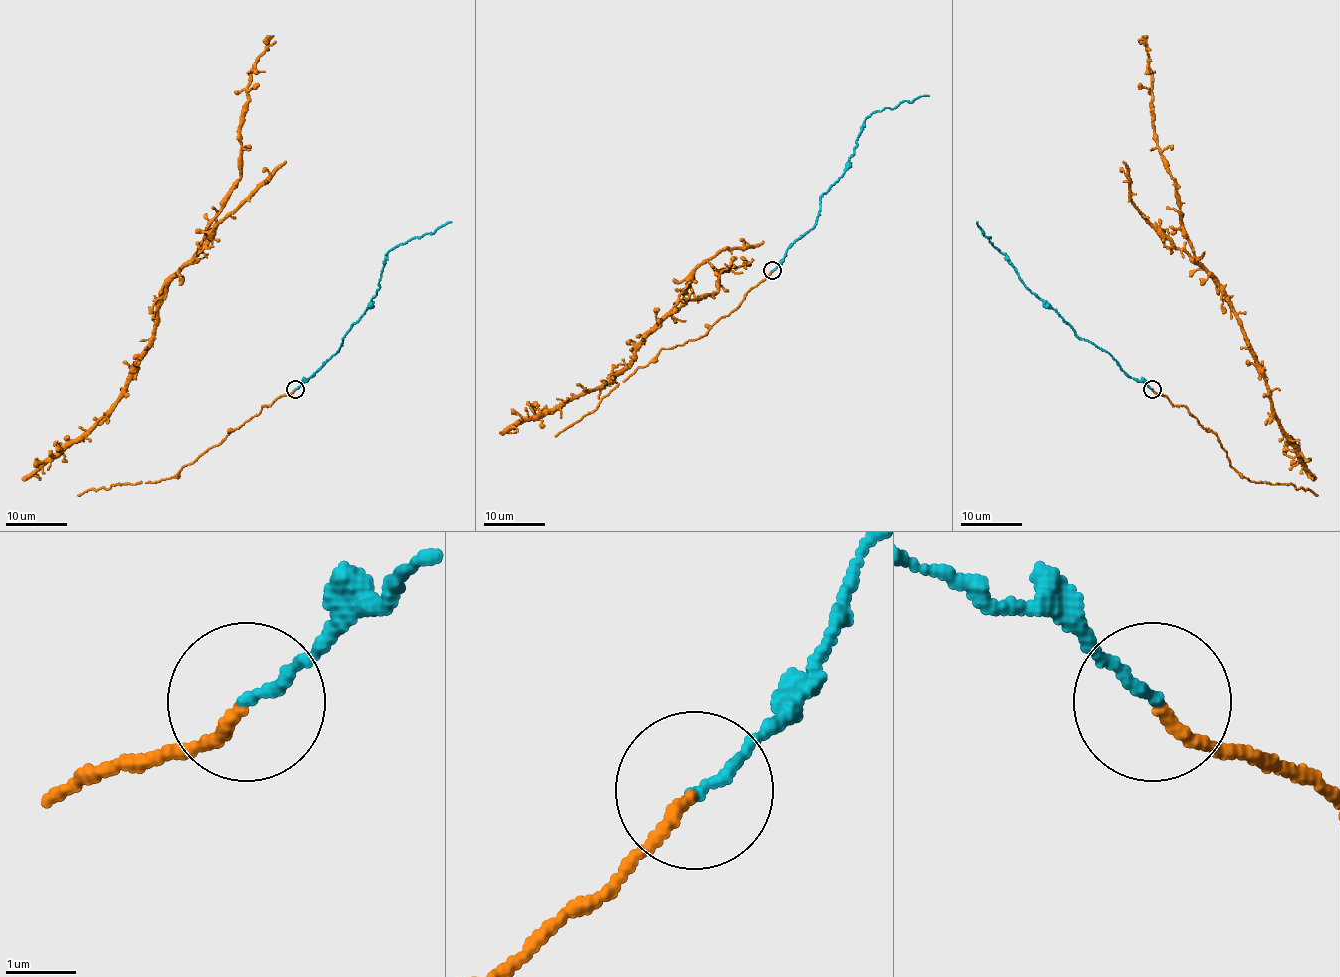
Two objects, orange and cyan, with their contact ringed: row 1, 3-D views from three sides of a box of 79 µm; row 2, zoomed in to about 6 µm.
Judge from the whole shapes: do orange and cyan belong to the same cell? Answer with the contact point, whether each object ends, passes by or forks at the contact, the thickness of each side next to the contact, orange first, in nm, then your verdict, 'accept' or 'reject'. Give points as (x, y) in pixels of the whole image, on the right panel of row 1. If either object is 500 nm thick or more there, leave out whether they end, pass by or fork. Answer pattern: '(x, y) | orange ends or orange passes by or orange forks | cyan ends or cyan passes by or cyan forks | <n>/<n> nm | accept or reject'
(1152, 389) | orange ends | cyan ends | 150/150 nm | reject

